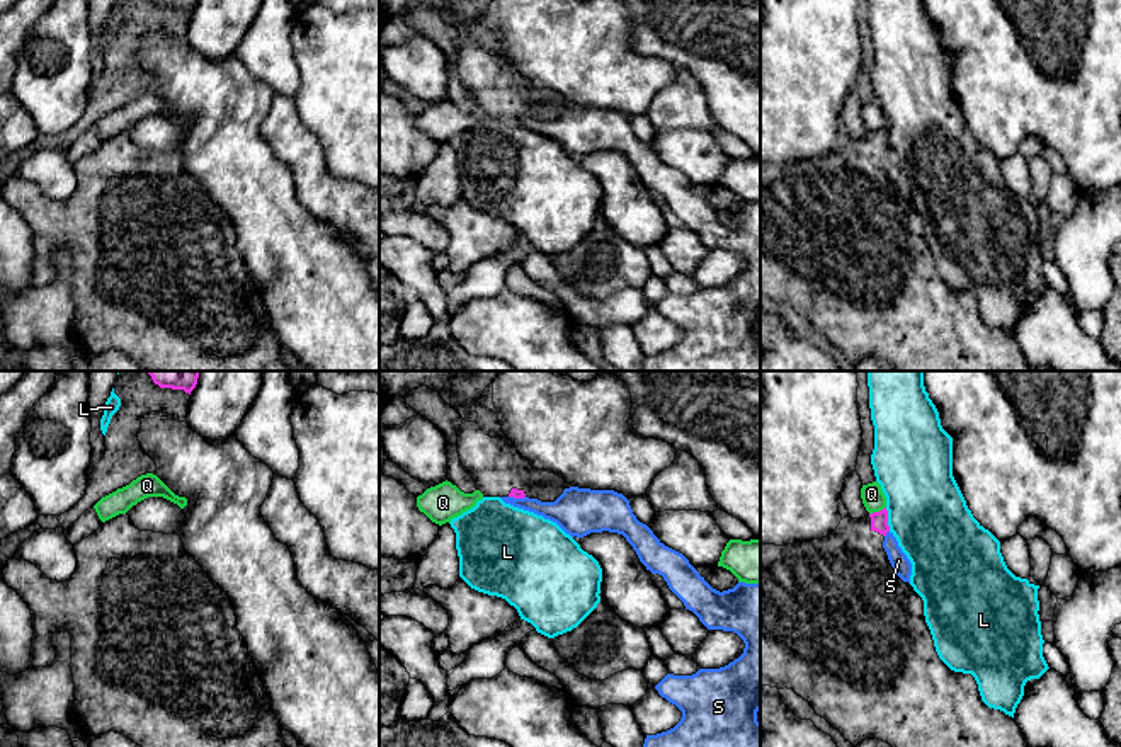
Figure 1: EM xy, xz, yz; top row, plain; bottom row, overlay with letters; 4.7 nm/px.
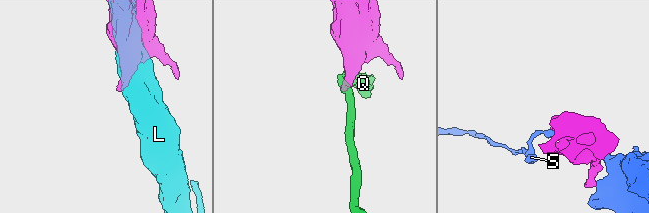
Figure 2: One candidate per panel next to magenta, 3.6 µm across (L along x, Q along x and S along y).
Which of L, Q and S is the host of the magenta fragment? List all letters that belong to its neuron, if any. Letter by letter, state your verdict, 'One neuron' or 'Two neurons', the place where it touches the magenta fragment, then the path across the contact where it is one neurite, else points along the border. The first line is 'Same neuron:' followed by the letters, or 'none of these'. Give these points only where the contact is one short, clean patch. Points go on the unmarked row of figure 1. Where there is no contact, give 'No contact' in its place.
Same neuron: none of these
L: Two neurons. Touches magenta at yz (887, 138)
Q: Two neurons. Touches magenta at yz (876, 131). Boundary: yz (885, 125), (870, 133)
S: Two neurons. Touches magenta at yz (887, 150). Boundary: yz (888, 148), (885, 155)

